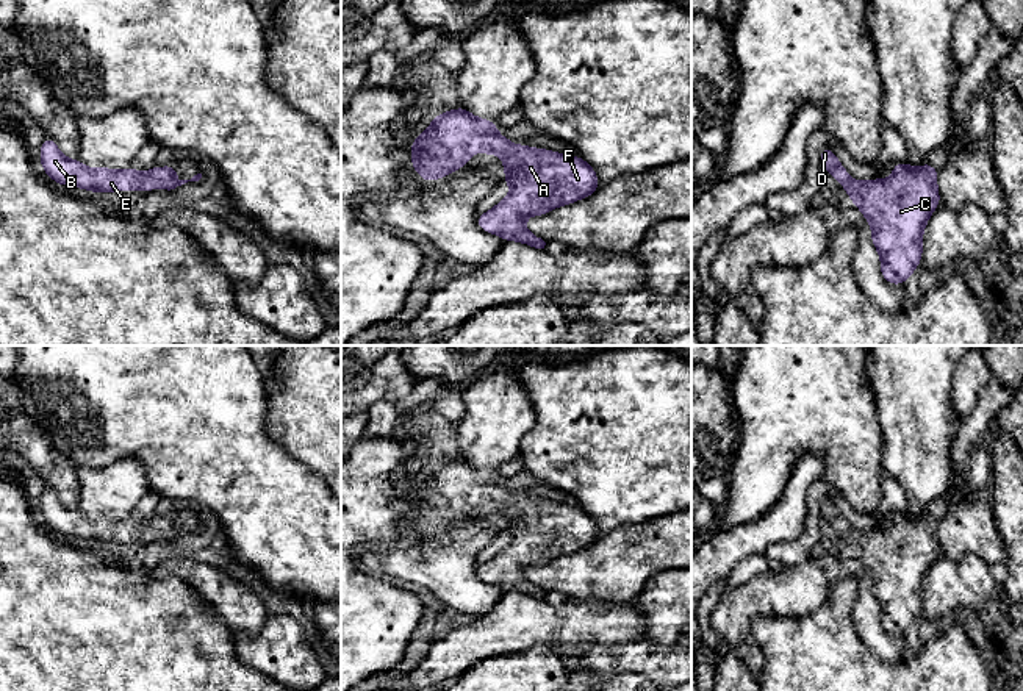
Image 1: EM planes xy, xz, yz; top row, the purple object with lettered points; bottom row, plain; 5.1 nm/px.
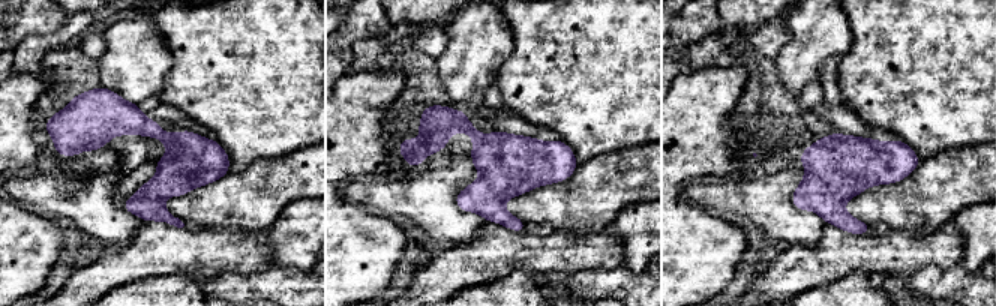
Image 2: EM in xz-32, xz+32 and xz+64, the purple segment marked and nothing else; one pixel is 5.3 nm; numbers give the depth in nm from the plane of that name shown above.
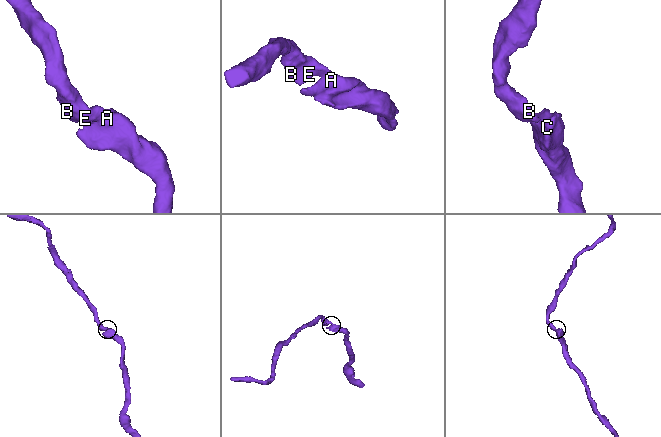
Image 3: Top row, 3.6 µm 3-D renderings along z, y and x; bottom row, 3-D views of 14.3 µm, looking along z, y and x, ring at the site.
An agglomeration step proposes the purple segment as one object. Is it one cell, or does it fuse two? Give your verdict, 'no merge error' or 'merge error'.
no merge error

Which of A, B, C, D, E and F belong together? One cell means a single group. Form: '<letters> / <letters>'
A B C D E F

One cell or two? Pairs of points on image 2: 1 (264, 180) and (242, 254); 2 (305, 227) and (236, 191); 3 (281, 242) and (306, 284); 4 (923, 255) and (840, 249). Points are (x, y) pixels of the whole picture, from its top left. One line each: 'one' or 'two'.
1: two
2: two
3: two
4: one

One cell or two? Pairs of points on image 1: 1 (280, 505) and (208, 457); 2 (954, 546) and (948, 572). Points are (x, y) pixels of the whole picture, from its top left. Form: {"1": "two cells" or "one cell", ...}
{"1": "one cell", "2": "two cells"}

